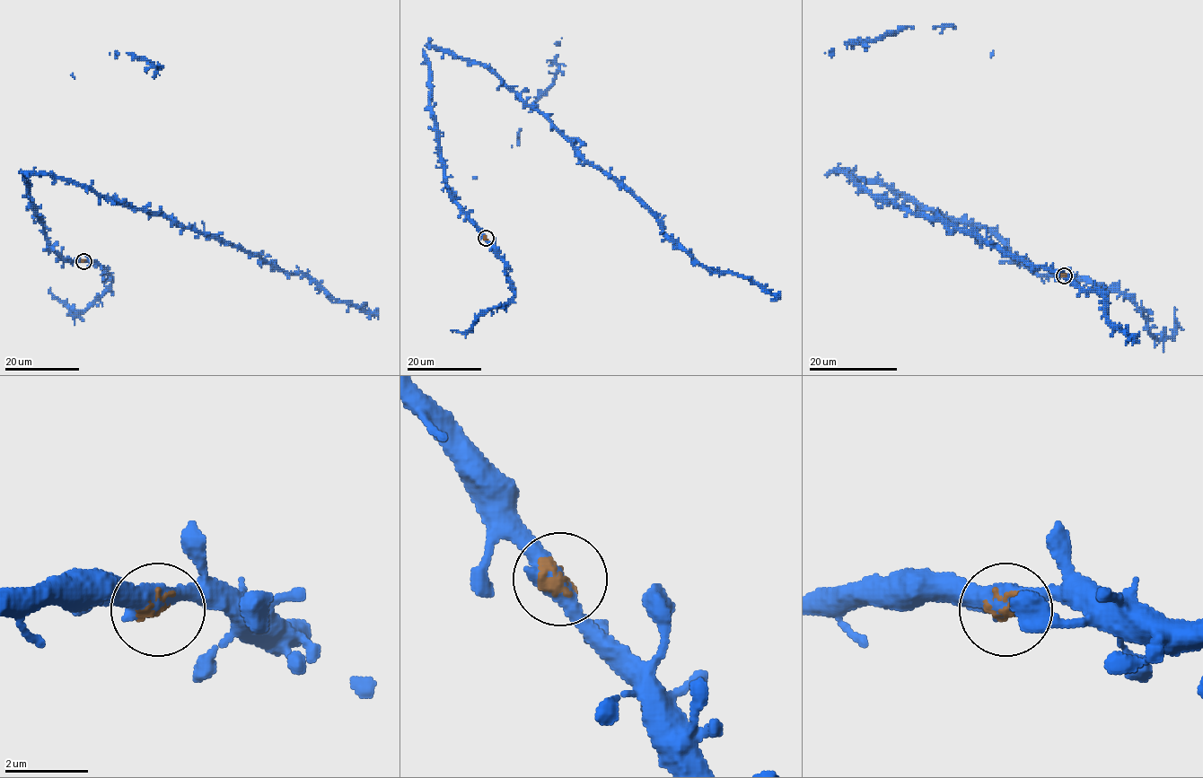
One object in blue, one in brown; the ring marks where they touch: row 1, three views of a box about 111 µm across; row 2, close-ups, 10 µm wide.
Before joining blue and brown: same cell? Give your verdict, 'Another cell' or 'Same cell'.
Same cell

